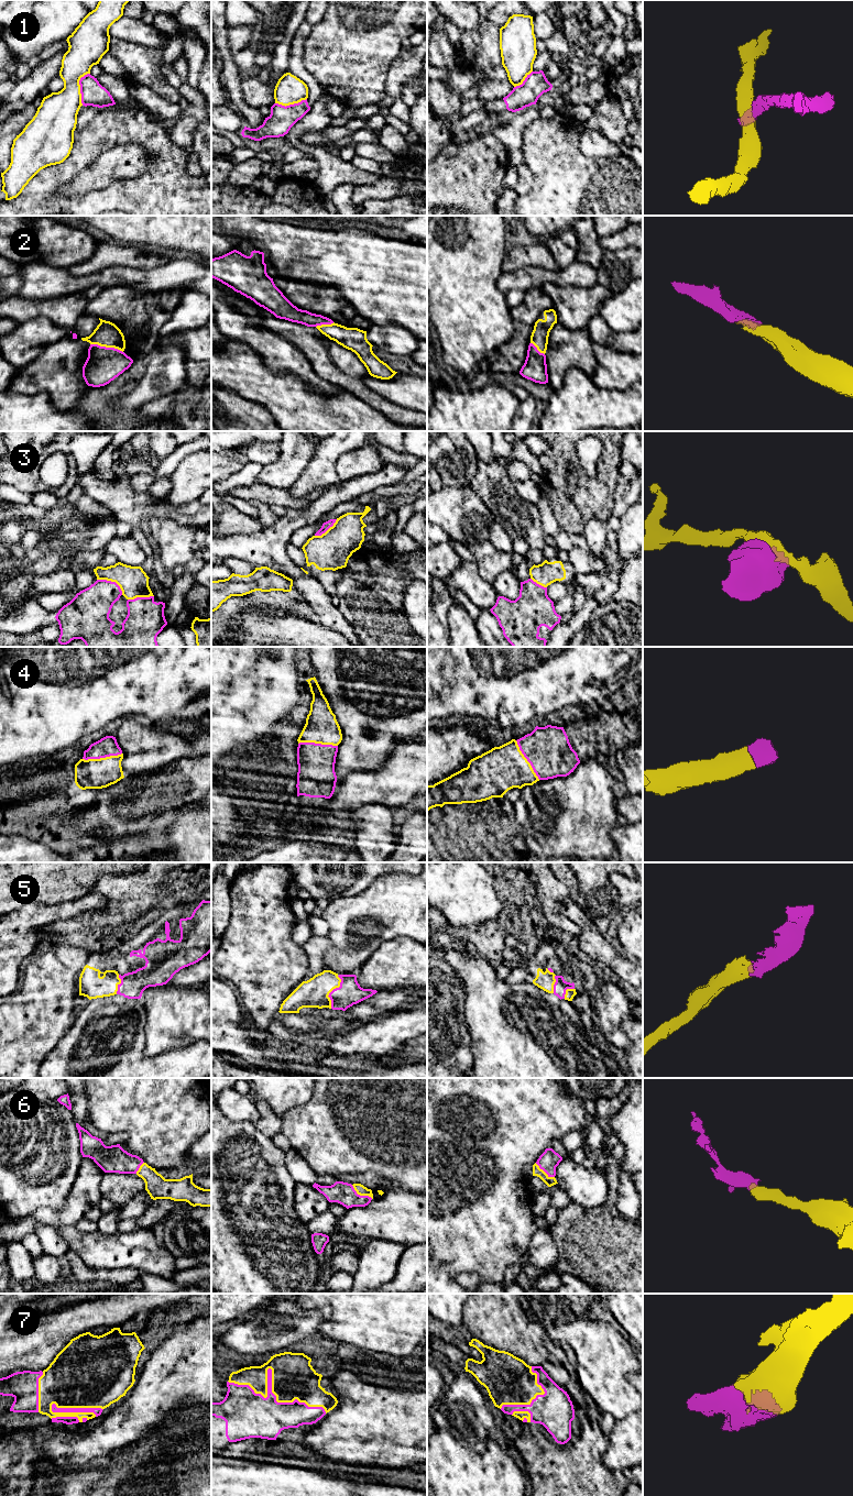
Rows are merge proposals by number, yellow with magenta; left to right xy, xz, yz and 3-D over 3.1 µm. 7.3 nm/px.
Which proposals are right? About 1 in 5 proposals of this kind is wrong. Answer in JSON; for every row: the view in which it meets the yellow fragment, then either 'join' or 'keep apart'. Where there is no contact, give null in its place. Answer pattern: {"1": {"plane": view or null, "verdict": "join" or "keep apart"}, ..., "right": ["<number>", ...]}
{"1": {"plane": "xy", "verdict": "keep apart"}, "2": {"plane": "xy", "verdict": "join"}, "3": {"plane": "xy", "verdict": "keep apart"}, "4": {"plane": "xy", "verdict": "join"}, "5": {"plane": "xz", "verdict": "join"}, "6": {"plane": "xz", "verdict": "join"}, "7": {"plane": "xz", "verdict": "join"}, "right": ["2", "4", "5", "6", "7"]}

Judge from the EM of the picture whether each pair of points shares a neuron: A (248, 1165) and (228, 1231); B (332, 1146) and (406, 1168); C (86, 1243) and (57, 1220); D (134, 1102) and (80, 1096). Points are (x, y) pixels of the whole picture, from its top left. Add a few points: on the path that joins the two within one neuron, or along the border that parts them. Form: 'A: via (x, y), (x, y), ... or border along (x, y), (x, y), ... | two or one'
A: via (237, 1181), (233, 1185), (232, 1214) | one
B: via (351, 1146), (384, 1146), (387, 1150) | one
C: border along (74, 1225), (59, 1225), (56, 1229) | two
D: border along (85, 1089), (88, 1113), (90, 1115) | two

